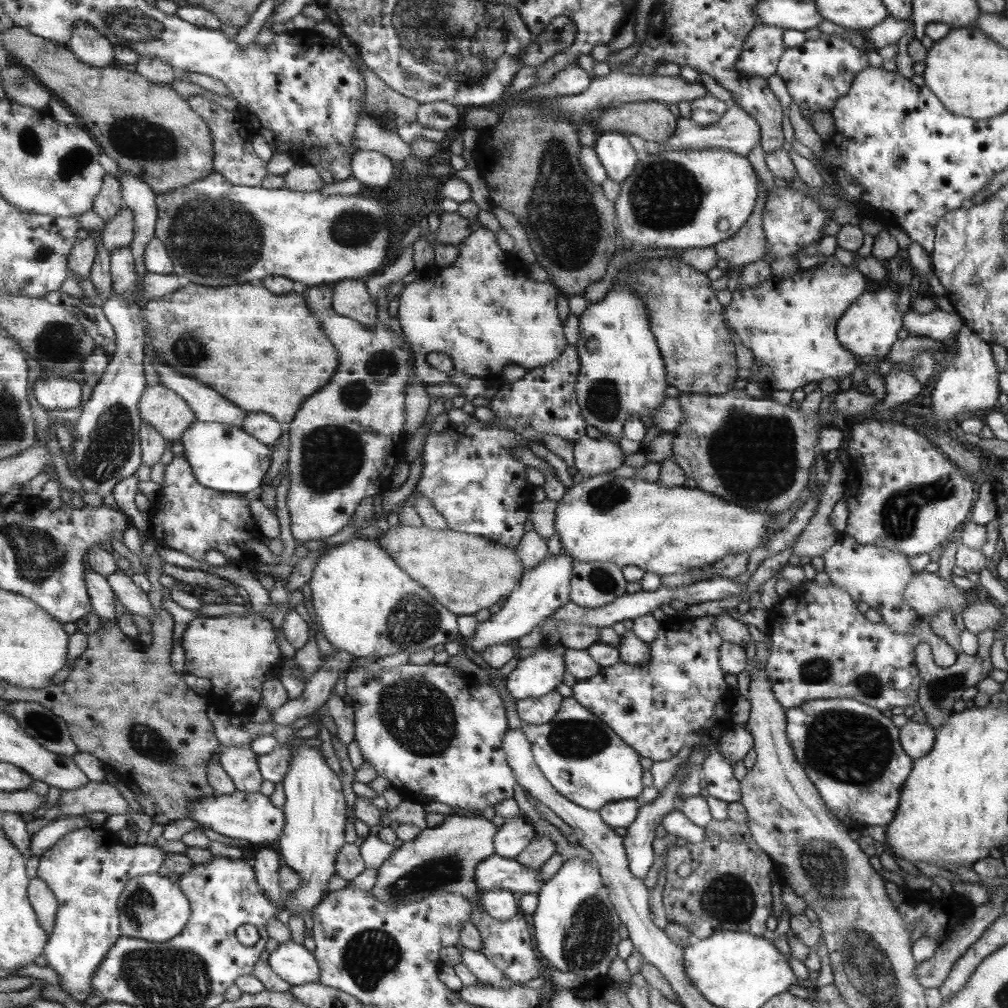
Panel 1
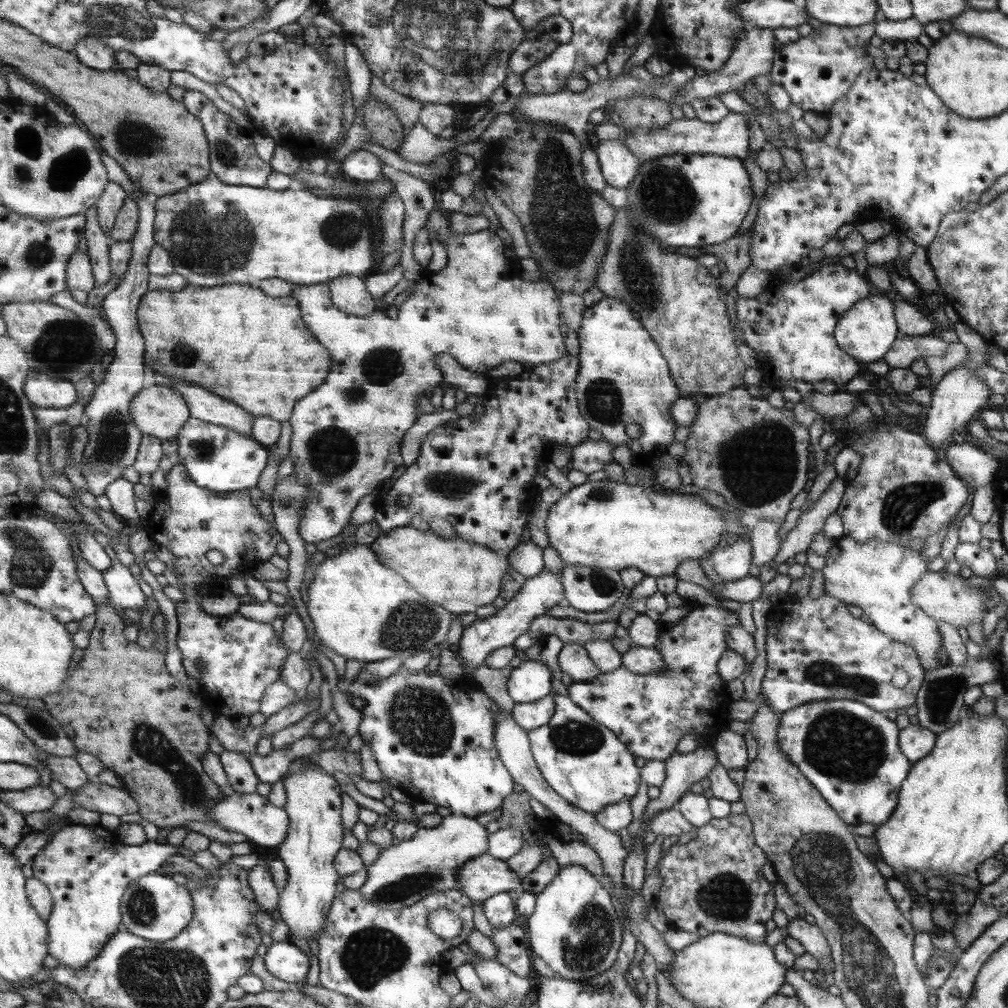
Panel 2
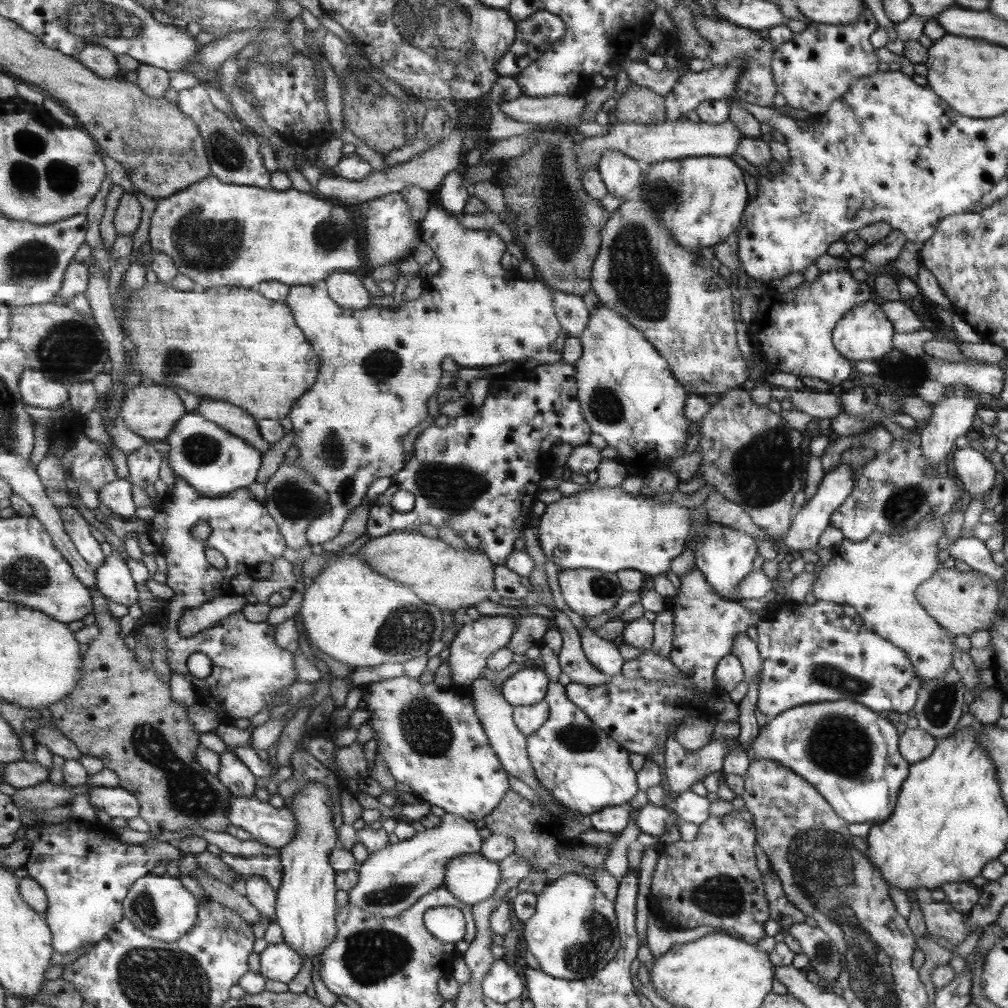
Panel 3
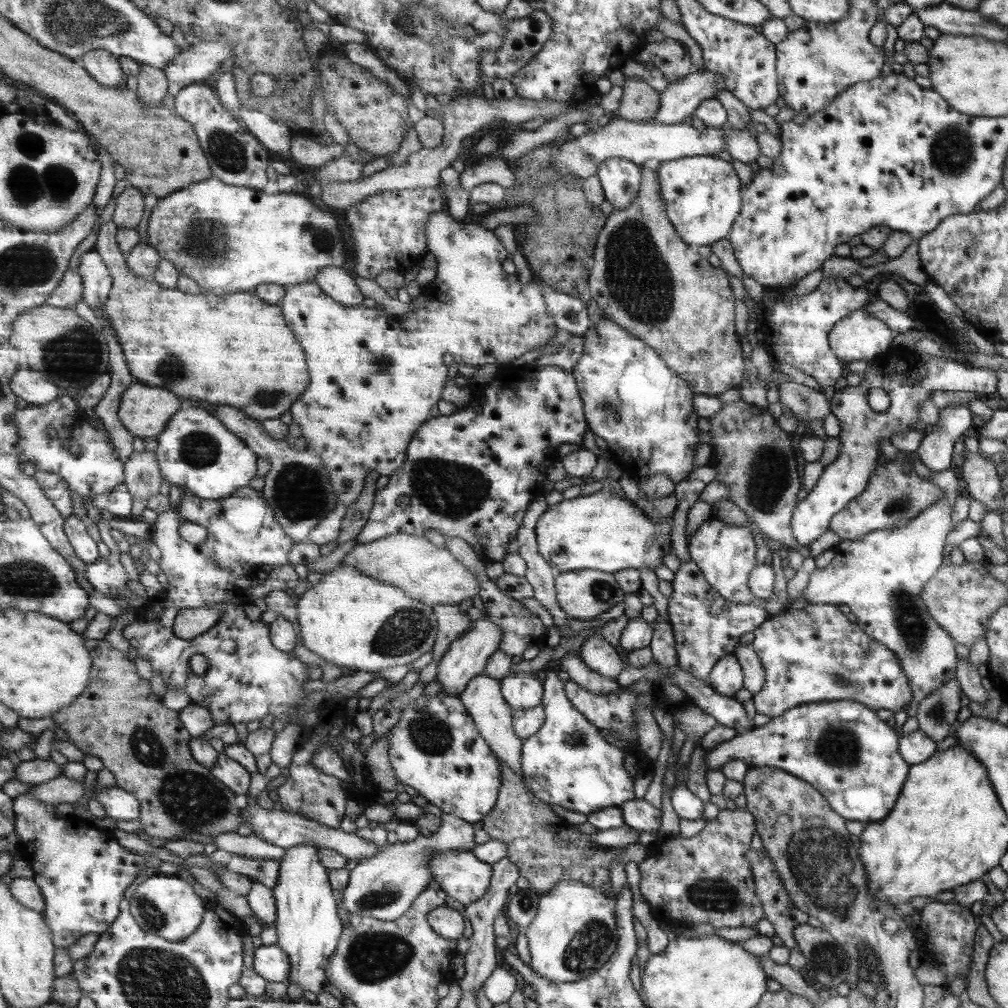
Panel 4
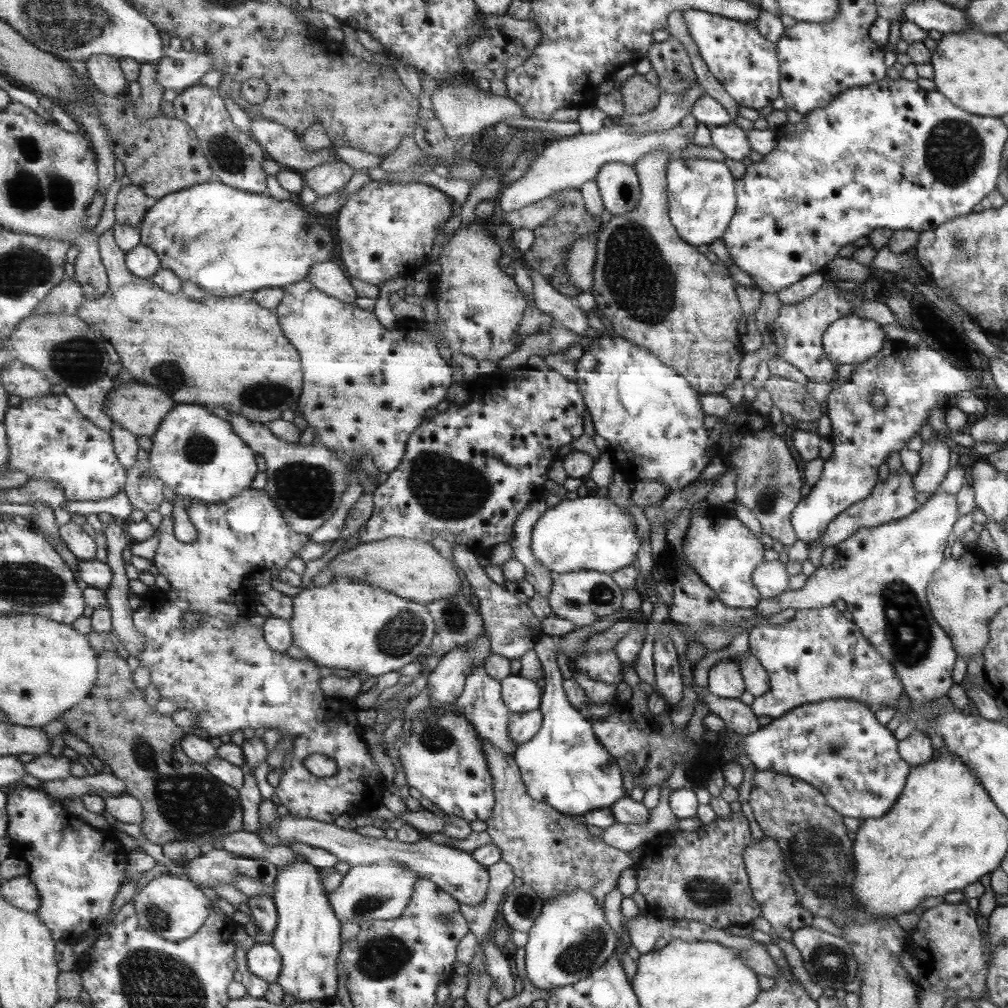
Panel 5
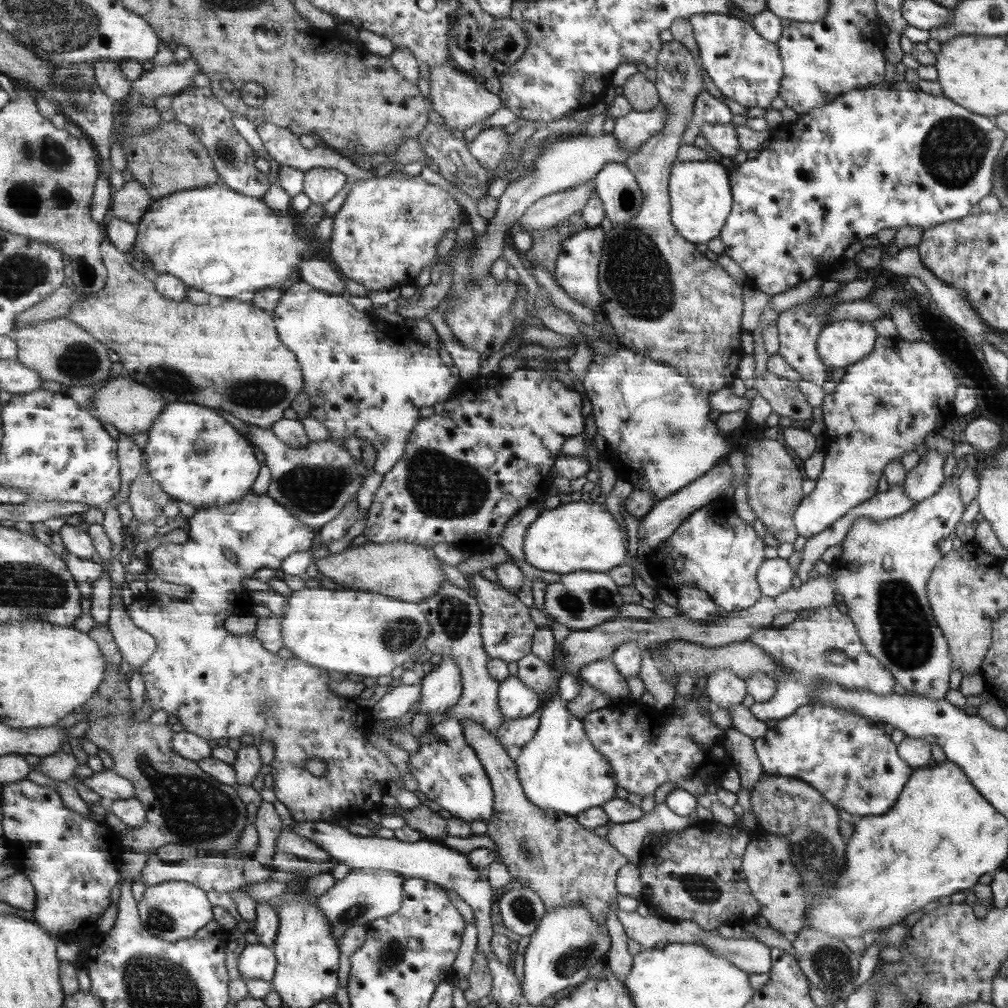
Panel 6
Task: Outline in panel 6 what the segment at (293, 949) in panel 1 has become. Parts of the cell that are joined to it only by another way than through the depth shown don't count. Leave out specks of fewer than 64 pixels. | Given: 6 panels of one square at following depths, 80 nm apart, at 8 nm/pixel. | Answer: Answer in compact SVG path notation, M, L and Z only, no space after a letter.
M260 943L247 945L239 958L238 970L242 979L260 979L272 982L275 978L278 959L273 949Z

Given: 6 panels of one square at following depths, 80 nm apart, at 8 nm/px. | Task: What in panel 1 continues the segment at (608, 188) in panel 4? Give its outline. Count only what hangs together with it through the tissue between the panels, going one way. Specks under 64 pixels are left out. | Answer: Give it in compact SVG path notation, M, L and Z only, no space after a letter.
M619 130L598 134L592 149L605 169L606 177L613 182L623 183L638 166L638 156Z

